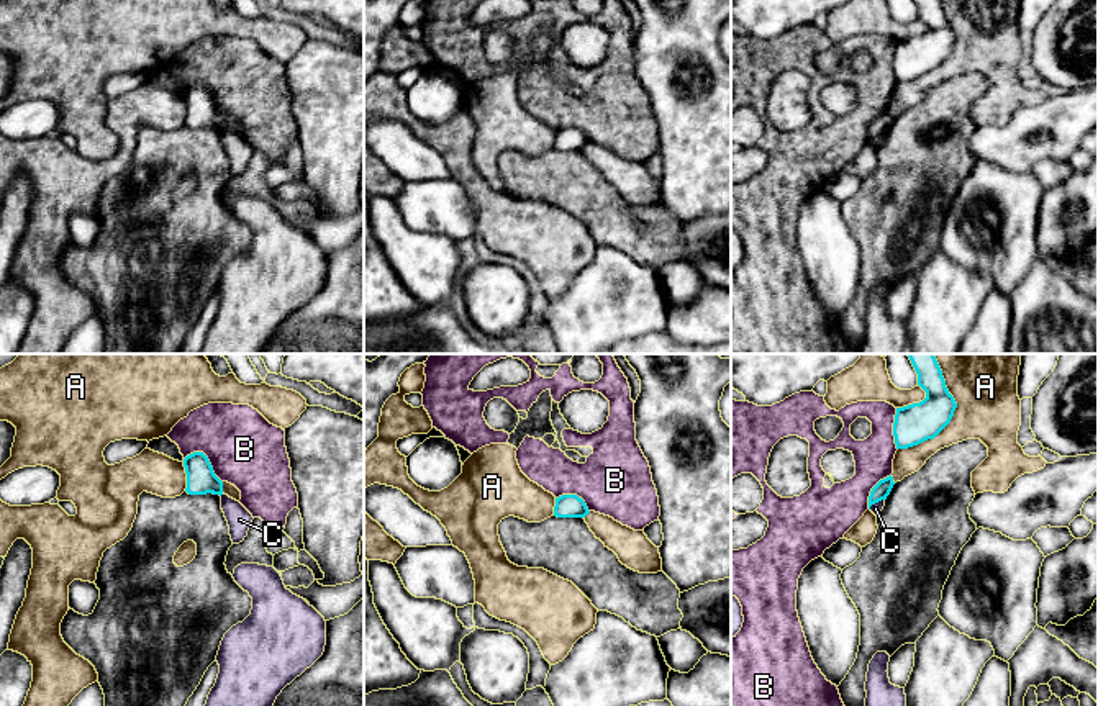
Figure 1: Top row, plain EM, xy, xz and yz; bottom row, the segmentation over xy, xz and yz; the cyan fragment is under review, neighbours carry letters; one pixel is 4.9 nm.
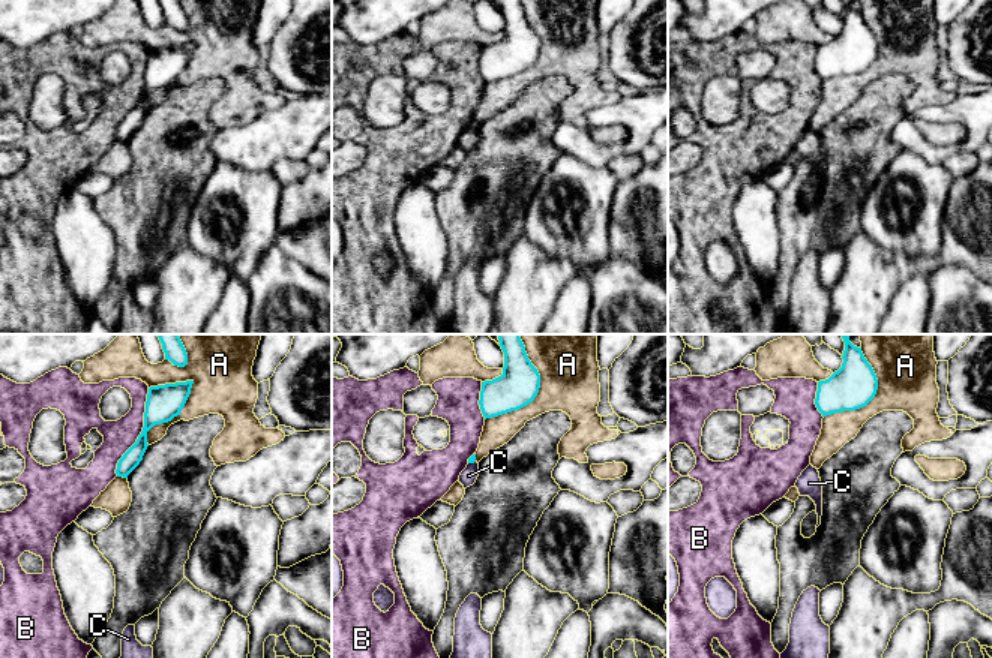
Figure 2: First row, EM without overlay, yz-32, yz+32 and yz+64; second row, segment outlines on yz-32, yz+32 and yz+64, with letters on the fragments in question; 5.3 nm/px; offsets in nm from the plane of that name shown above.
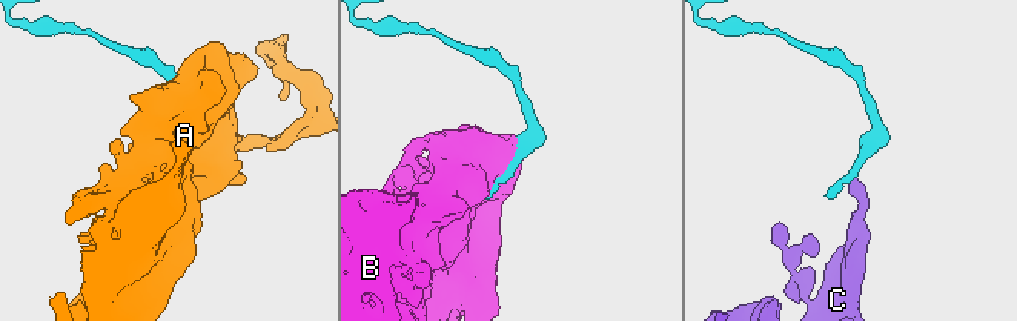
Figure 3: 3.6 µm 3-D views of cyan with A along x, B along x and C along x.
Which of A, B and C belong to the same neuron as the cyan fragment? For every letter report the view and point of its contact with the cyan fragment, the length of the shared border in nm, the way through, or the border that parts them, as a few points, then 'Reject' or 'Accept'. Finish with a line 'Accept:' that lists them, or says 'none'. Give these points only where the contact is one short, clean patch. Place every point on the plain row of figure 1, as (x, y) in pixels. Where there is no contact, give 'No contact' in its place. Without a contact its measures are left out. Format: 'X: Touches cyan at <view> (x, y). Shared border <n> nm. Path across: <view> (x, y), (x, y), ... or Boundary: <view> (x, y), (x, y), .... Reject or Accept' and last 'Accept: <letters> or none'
A: Touches cyan at yz (951, 51). Shared border 460 nm. Reject
B: Touches cyan at xy (207, 92). Shared border 220 nm. Reject
C: Touches cyan at yz (875, 135). Shared border 90 nm. Boundary: yz (884, 131), (869, 141). Reject
Accept: none

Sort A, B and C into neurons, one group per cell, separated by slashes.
A C / B

